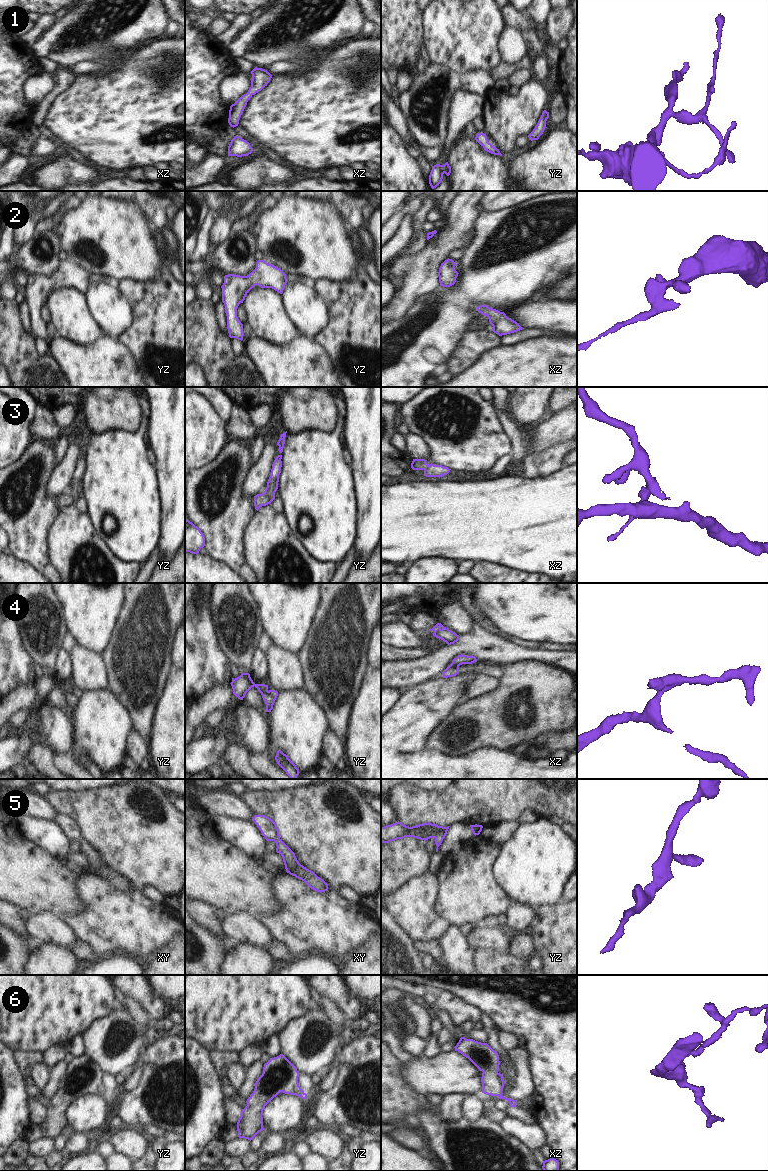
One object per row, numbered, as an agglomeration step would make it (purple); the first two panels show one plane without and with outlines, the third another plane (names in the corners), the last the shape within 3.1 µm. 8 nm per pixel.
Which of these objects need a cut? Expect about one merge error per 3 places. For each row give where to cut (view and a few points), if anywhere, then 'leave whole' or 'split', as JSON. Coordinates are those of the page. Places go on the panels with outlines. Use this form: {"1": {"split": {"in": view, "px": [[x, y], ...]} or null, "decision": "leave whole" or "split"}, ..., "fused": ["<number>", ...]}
{"1": {"split": null, "decision": "leave whole"}, "2": {"split": null, "decision": "leave whole"}, "3": {"split": {"in": "yz", "px": [[262, 493], [270, 502]]}, "decision": "split"}, "4": {"split": null, "decision": "leave whole"}, "5": {"split": null, "decision": "leave whole"}, "6": {"split": null, "decision": "leave whole"}, "fused": ["3"]}

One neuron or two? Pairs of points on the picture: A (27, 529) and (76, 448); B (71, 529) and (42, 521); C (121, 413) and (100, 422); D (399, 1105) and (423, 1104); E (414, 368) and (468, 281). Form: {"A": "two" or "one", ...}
{"A": "two", "B": "two", "C": "one", "D": "one", "E": "one"}

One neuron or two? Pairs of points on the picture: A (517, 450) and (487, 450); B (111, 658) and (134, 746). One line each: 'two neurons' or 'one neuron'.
A: two neurons
B: two neurons

